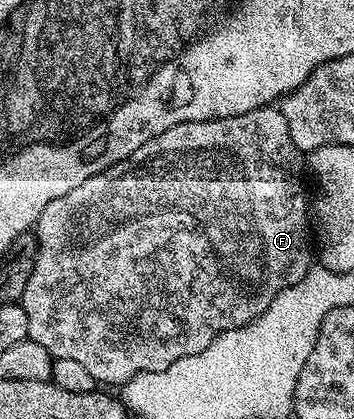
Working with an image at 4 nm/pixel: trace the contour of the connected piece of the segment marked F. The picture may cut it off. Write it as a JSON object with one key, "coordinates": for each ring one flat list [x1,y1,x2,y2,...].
{"coordinates":[[276,107,255,109,254,111,246,111,242,115,223,117,222,119,187,121,186,123,178,123,174,127,162,131,162,135,150,139,150,143,142,143,142,147,138,147,138,151,134,151,134,155,130,155,126,159,114,163,114,167,110,167,106,171,102,171,98,175,86,179,86,183,82,183,79,187,74,187,74,191,70,191,66,195,54,199,54,203,50,203,50,207,46,207,46,211,42,211,42,215,38,215,34,226,34,232,36,234,34,271,30,271,30,280,26,283,26,291,22,295,20,302,18,302,26,311,26,327,28,328,27,340,46,347,46,351,50,351,53,358,74,359,77,363,82,363,82,367,86,367,86,371,90,371,90,375,94,375,96,382,104,387,112,387,108,385,116,385,115,387,123,386,125,381,134,379,140,373,166,371,166,367,170,367,170,363,174,363,183,357,189,357,190,355,198,355,198,351,206,351,206,347,210,347,210,343,218,335,222,335,226,331,237,329,243,325,249,325,254,319,261,317,266,311,266,307,270,307,270,303,274,303,274,299,283,289,286,287,294,287,294,283,301,281,301,279,307,275,308,270,313,268,314,241,313,238,312,241,308,238,308,229,310,233,310,201,309,198,308,201,304,198,304,177,306,181,305,158,302,156,300,149,294,145,294,140,290,137,290,129,287,127,286,119,283,117,281,110]]}

